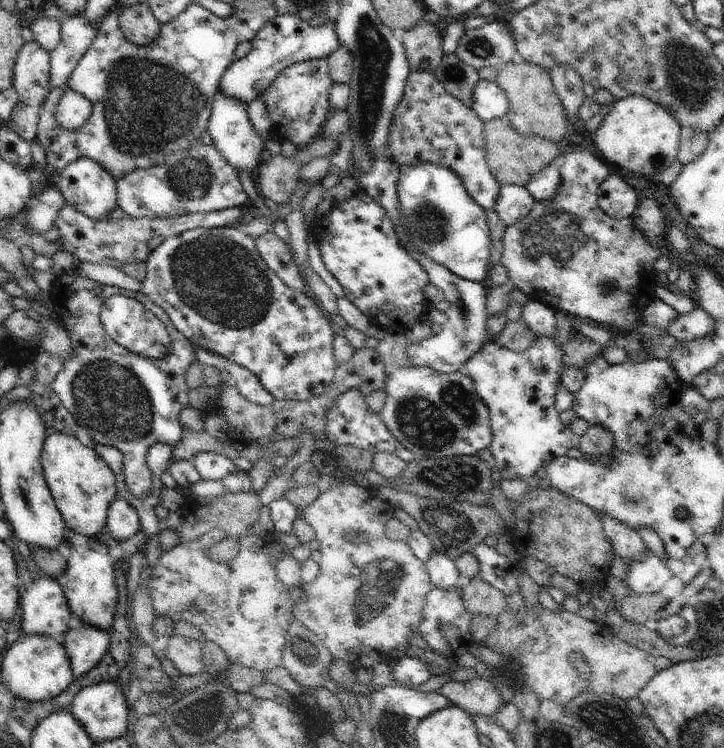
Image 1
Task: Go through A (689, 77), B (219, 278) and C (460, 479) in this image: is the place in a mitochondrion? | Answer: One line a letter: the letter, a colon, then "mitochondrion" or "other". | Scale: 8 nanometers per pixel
A: mitochondrion
B: mitochondrion
C: mitochondrion

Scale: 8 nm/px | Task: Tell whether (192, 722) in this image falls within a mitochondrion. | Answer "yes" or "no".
yes

